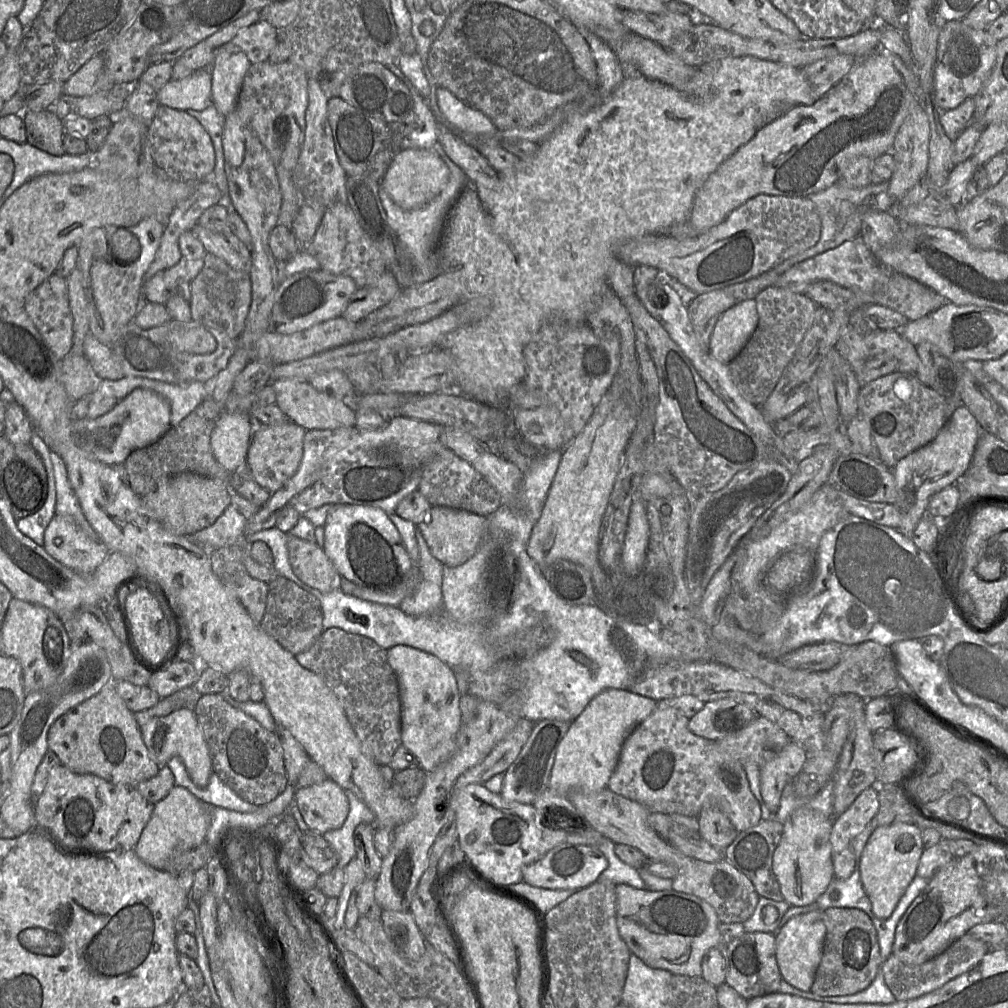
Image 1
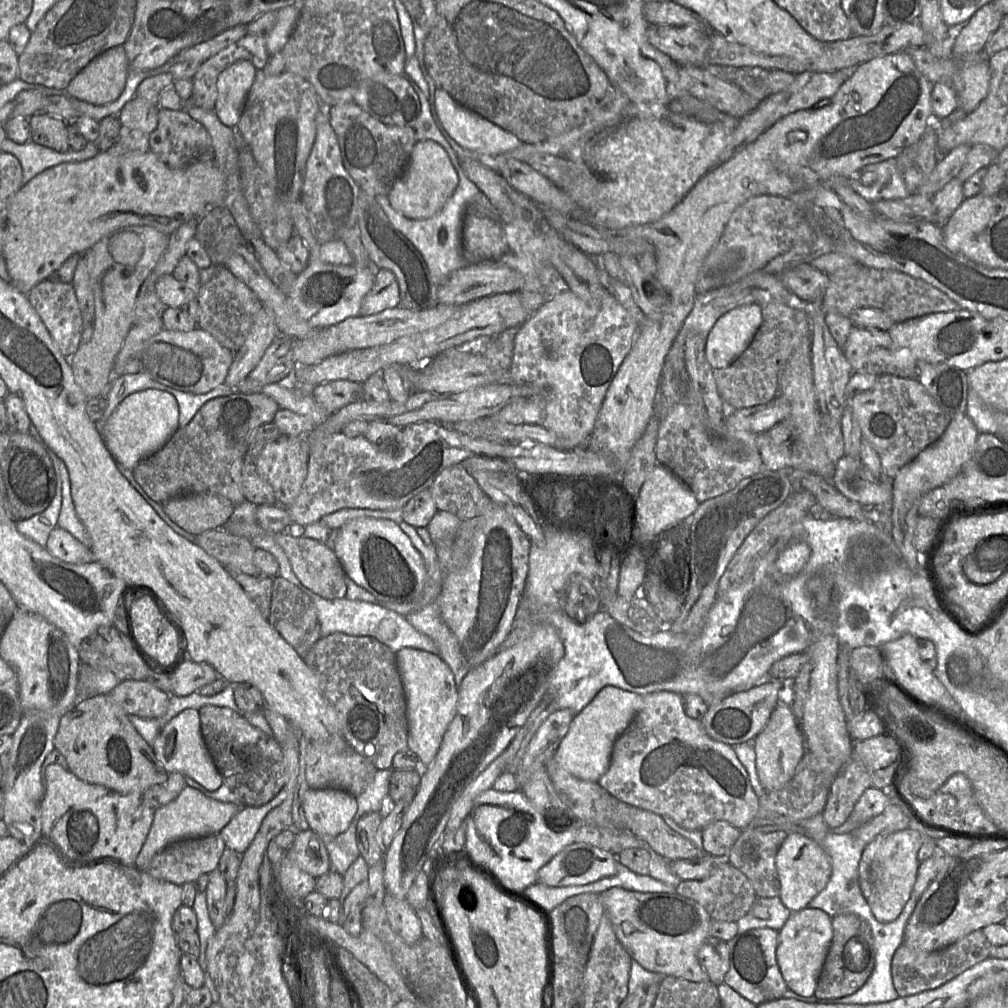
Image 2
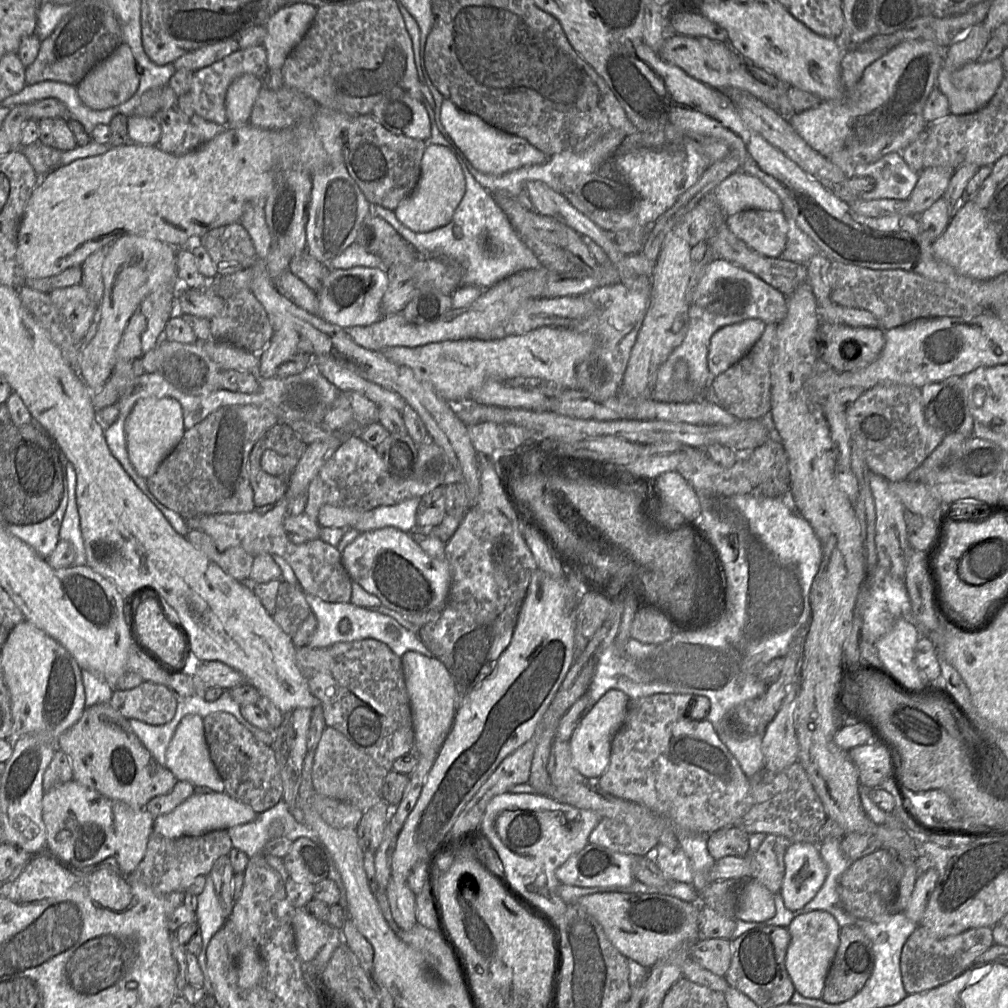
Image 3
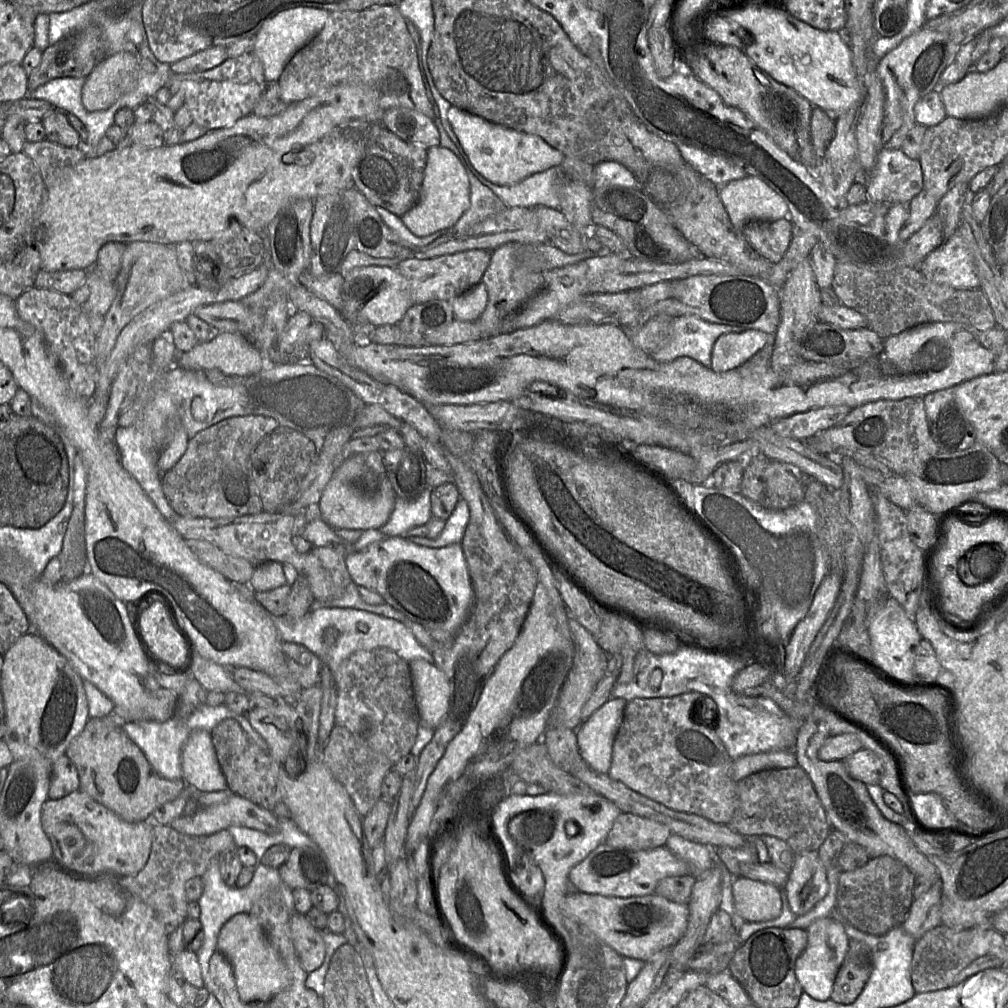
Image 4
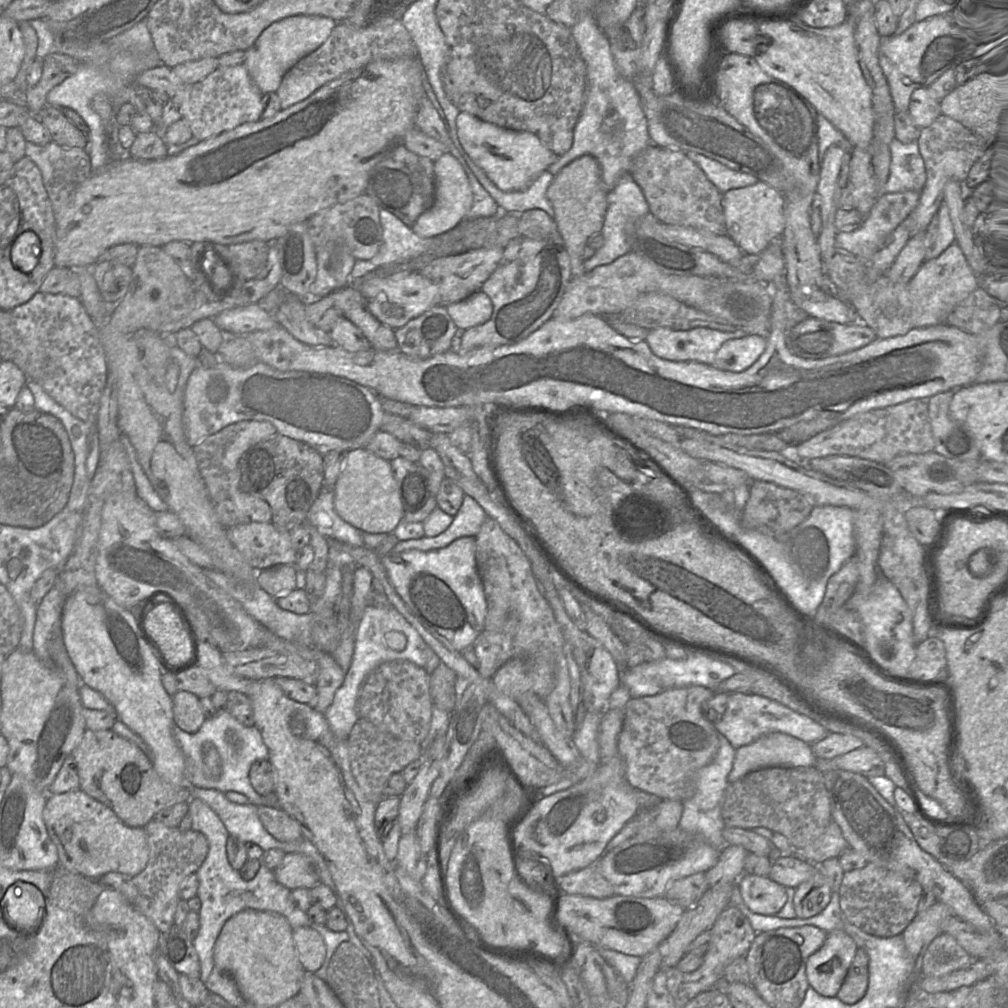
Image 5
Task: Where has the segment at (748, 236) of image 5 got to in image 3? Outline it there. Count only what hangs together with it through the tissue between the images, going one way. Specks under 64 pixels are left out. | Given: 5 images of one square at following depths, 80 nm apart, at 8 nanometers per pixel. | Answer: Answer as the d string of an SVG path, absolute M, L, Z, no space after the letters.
M737 171L715 189L715 197L722 211L732 216L745 209L782 210L779 196L759 179Z

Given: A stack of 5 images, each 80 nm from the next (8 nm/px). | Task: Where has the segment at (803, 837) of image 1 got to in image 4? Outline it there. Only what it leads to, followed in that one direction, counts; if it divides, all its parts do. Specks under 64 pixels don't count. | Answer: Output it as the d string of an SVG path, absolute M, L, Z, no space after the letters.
M816 851L795 854L784 890L789 907L797 916L809 912L825 897L827 875Z

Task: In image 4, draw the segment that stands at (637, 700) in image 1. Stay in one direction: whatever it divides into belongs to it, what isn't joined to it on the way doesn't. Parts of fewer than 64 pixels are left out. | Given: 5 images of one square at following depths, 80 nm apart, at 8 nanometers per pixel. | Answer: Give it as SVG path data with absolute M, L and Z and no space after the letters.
M610 697L576 730L580 757L596 772L607 773L612 761L613 742L622 724L627 701Z

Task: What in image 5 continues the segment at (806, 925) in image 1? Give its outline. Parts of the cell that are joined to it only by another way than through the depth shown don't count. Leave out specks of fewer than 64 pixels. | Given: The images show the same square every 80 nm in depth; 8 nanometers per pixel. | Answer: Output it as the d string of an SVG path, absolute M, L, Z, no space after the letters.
M844 931L827 932L824 944L807 959L809 985L824 997L835 997L855 957L857 945Z

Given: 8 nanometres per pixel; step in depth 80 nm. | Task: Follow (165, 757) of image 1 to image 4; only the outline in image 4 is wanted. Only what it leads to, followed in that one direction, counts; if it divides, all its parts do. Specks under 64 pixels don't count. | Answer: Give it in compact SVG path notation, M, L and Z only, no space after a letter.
M193 730L181 749L182 780L202 792L227 789L209 732Z

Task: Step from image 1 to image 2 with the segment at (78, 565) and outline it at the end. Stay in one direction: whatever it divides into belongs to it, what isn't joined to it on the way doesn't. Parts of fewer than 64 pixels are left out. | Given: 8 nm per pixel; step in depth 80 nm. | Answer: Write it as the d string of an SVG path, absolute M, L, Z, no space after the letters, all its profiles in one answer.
M58 526L50 532L45 549L55 558L70 564L86 564L95 561L90 548Z

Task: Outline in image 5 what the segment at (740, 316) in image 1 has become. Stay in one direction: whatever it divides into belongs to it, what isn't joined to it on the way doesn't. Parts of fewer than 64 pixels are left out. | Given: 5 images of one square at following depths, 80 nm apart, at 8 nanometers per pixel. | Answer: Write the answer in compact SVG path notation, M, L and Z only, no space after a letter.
M745 335L722 344L711 367L720 371L742 372L749 368L764 352L767 338Z

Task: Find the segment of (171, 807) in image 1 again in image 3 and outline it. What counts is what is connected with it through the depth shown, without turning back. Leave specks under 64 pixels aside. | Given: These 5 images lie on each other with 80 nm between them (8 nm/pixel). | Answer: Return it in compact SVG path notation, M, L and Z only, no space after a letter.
M226 792L214 794L193 793L173 811L154 819L153 832L167 838L201 836L214 830L252 822L257 813L249 805L231 797Z

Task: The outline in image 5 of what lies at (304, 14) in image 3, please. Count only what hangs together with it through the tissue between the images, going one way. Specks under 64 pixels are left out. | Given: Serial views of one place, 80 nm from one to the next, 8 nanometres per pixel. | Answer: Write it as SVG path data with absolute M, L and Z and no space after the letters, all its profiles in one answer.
M295 15L278 20L245 51L243 64L263 94L277 92L286 72L300 59L317 50L328 39L335 25L334 19L324 16Z

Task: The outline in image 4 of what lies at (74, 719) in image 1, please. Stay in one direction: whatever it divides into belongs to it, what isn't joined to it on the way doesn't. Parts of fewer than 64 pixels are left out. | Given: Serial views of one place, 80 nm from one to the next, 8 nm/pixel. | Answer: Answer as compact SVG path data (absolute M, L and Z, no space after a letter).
M89 718L83 731L69 743L65 754L76 766L79 789L126 822L148 820L156 808L177 798L186 785L182 779L161 777L122 728L106 718Z

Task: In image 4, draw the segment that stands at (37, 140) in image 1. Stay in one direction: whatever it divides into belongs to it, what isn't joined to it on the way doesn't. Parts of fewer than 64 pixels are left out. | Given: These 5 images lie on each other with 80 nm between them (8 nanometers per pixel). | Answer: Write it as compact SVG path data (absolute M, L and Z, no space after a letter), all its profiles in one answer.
M55 108L43 117L41 122L46 132L46 140L64 147L82 146L79 133L70 124L64 111Z

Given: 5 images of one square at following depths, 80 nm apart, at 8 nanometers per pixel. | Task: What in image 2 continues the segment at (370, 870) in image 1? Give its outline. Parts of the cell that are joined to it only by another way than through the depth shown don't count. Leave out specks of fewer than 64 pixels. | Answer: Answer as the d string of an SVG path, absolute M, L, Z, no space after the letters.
M384 812L367 813L360 818L356 827L356 843L359 855L371 868L383 862L384 852L378 842L378 830L382 823Z

